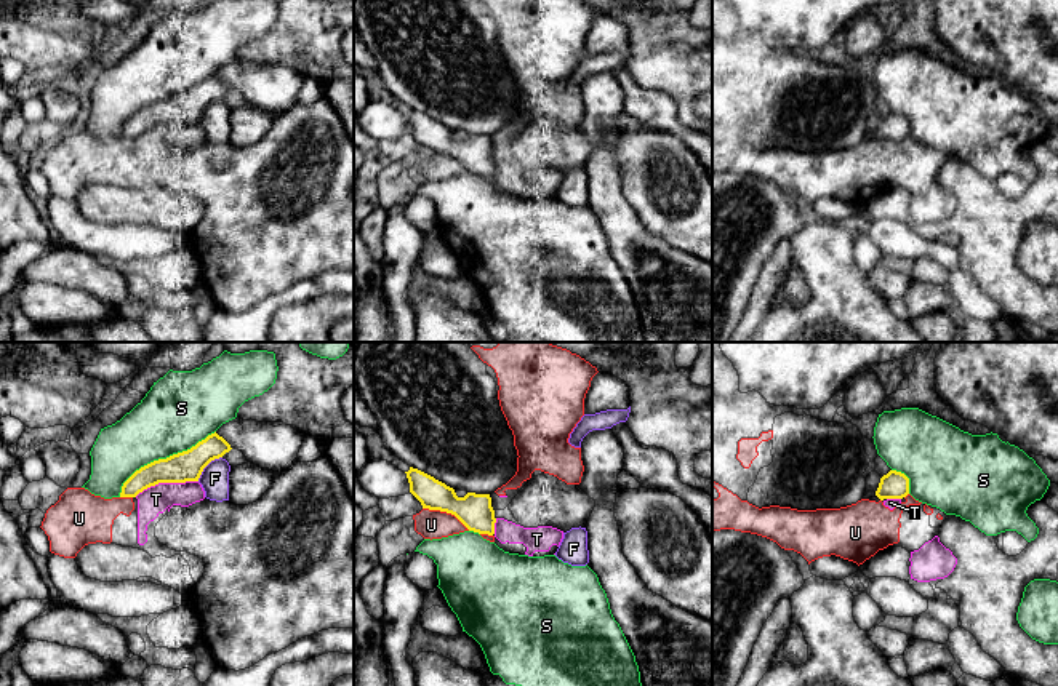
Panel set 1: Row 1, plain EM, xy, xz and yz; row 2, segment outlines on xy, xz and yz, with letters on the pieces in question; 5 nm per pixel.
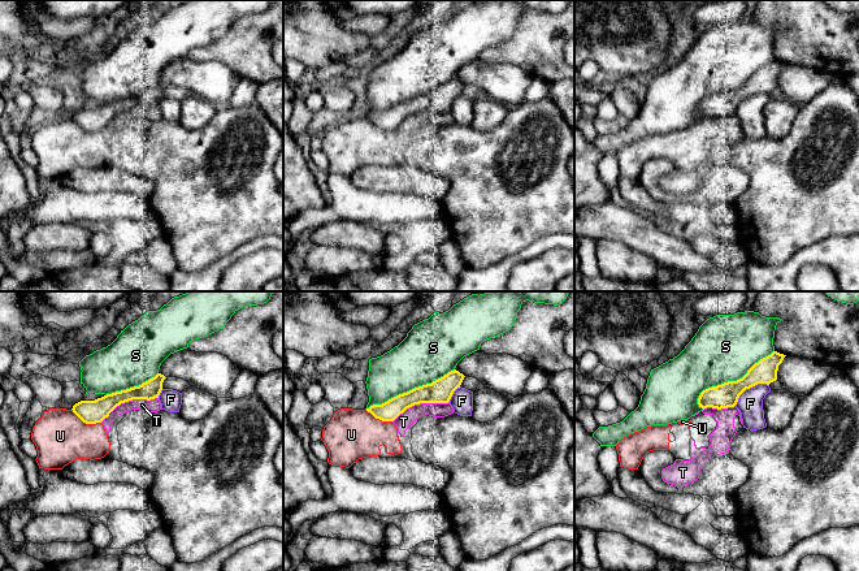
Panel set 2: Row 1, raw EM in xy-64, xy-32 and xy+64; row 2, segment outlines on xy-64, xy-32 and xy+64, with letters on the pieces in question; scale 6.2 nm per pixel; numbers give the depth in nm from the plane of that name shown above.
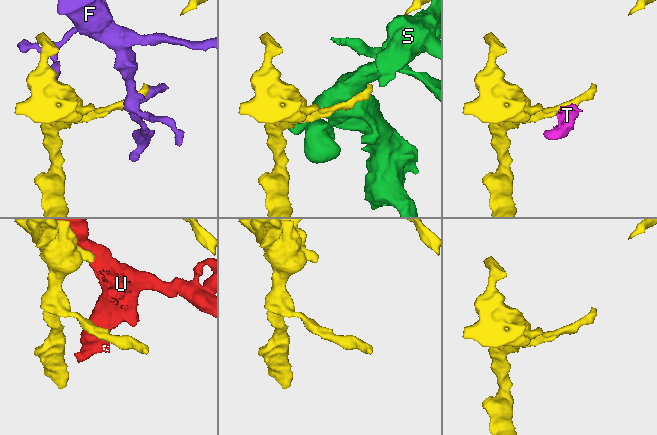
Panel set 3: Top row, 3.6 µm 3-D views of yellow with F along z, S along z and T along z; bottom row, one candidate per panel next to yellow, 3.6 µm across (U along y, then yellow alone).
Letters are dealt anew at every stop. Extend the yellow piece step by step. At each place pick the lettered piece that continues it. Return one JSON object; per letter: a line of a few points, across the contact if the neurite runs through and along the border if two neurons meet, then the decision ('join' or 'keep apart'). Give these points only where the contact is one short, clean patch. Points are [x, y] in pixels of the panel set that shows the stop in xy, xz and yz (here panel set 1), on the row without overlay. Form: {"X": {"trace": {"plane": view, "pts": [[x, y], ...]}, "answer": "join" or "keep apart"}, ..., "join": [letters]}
{"F": {"answer": "keep apart"}, "S": {"answer": "keep apart"}, "T": {"answer": "keep apart"}, "U": {"answer": "keep apart"}, "join": []}

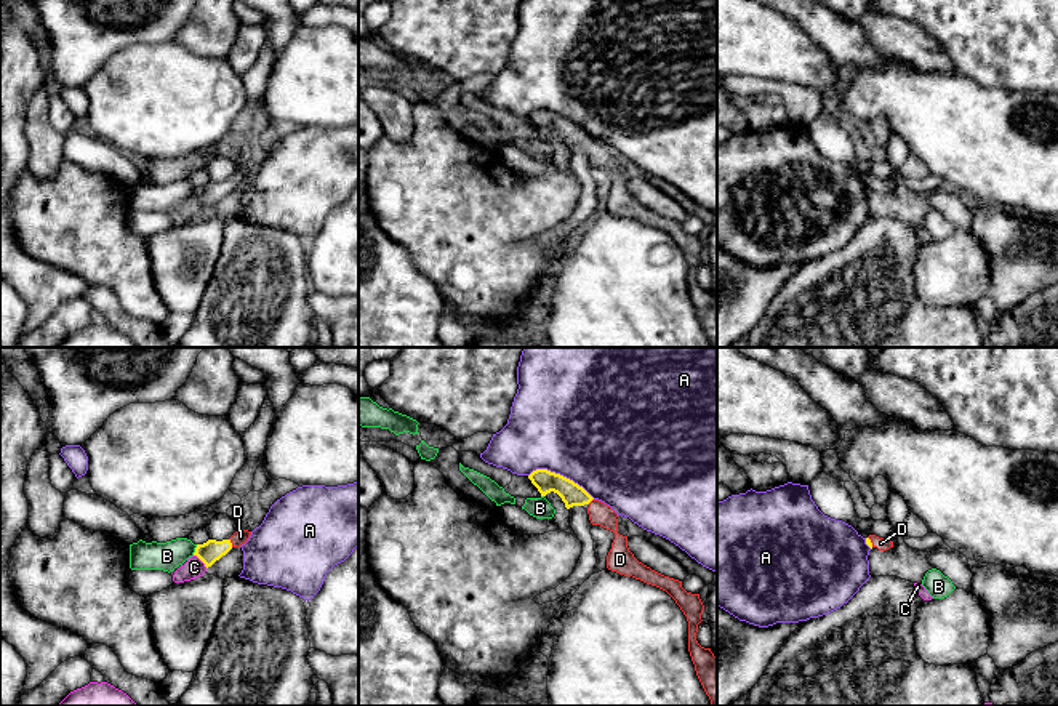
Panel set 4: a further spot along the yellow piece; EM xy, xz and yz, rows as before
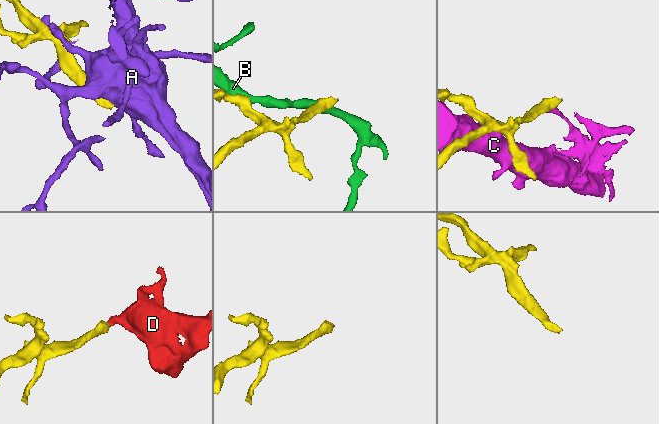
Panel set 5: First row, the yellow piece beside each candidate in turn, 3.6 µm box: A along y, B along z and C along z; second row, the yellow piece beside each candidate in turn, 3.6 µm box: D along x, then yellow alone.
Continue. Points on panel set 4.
{"A": {"answer": "keep apart"}, "B": {"trace": {"plane": "xy", "pts": [[197, 186], [192, 196]]}, "answer": "keep apart"}, "C": {"answer": "keep apart"}, "D": {"trace": {"plane": "xy", "pts": [[208, 194], [231, 184], [240, 178]]}, "answer": "join"}, "join": ["D"]}

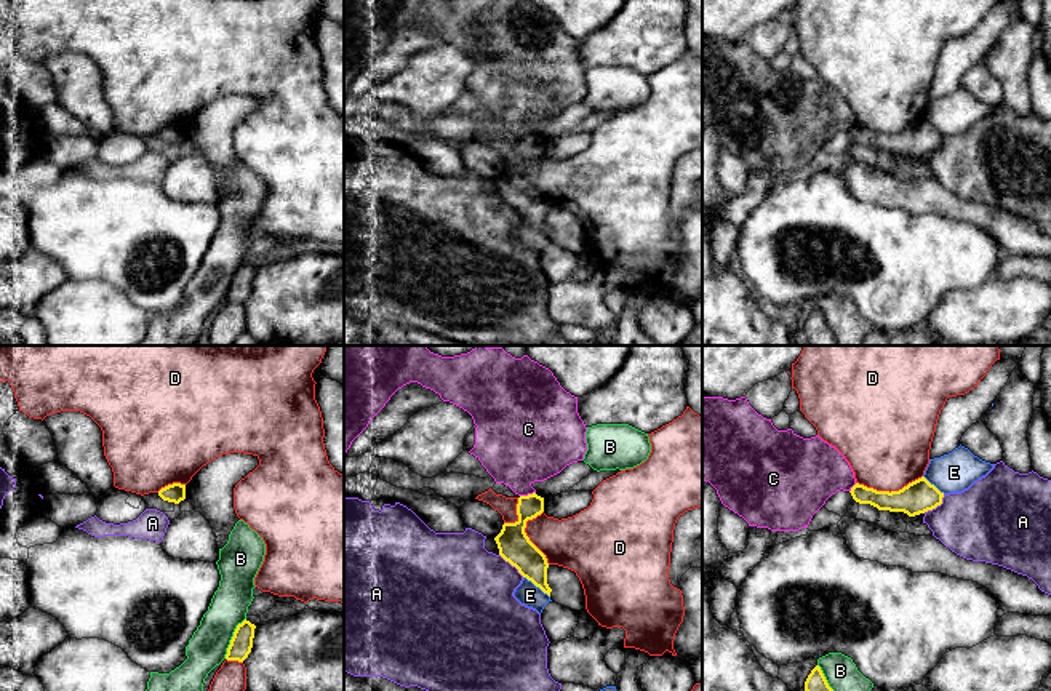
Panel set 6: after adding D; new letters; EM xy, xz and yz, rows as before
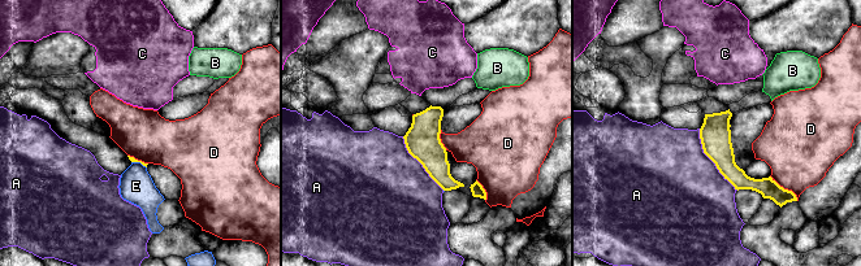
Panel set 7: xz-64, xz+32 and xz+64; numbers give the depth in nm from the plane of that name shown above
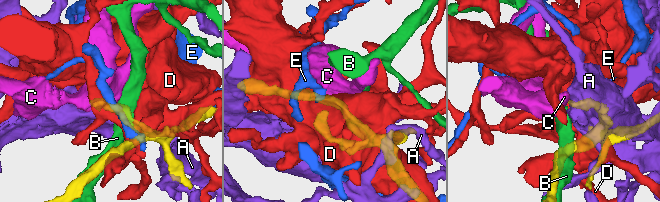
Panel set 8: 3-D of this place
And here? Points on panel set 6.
{"A": {"answer": "keep apart"}, "B": {"answer": "keep apart"}, "C": {"trace": {"plane": "xz", "pts": [[535, 133], [520, 138]]}, "answer": "keep apart"}, "D": {"answer": "keep apart"}, "E": {"answer": "keep apart"}, "join": []}

